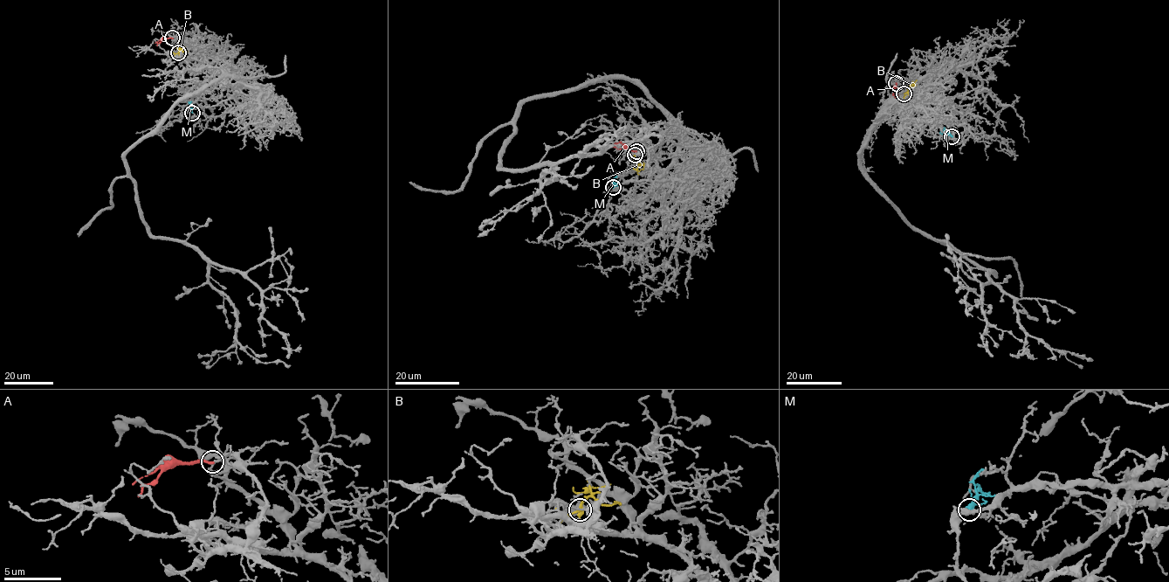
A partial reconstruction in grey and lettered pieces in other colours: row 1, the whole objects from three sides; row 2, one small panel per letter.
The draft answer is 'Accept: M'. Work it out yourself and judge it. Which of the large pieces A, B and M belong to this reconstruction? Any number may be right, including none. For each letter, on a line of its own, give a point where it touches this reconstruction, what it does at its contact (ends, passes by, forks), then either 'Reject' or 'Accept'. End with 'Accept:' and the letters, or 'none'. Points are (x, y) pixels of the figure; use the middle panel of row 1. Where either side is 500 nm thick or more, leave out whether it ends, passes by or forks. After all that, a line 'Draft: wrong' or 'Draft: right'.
A: Touches grey at (636, 151). It ends there. Reject
B: Touches grey at (635, 155). It passes by. Reject
M: Touches grey at (613, 187). It ends there. Accept
Accept: M
Draft: right

